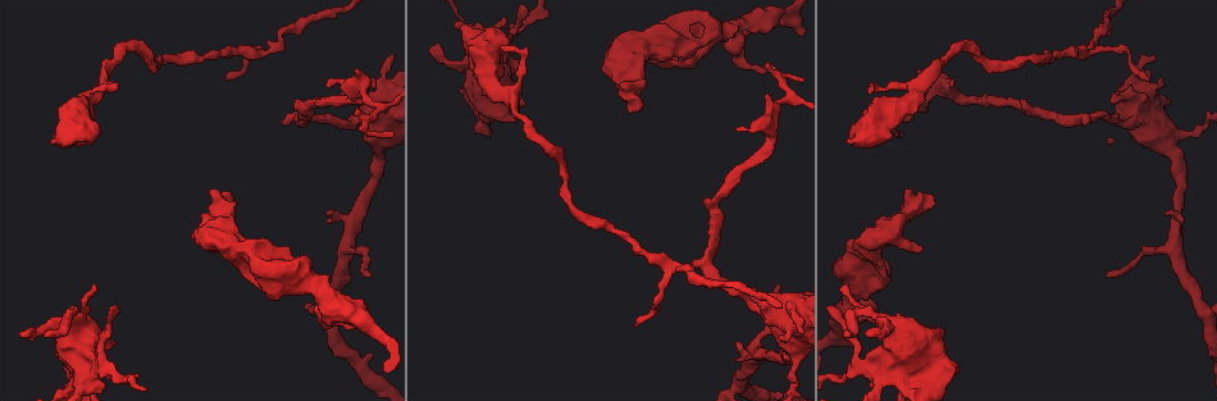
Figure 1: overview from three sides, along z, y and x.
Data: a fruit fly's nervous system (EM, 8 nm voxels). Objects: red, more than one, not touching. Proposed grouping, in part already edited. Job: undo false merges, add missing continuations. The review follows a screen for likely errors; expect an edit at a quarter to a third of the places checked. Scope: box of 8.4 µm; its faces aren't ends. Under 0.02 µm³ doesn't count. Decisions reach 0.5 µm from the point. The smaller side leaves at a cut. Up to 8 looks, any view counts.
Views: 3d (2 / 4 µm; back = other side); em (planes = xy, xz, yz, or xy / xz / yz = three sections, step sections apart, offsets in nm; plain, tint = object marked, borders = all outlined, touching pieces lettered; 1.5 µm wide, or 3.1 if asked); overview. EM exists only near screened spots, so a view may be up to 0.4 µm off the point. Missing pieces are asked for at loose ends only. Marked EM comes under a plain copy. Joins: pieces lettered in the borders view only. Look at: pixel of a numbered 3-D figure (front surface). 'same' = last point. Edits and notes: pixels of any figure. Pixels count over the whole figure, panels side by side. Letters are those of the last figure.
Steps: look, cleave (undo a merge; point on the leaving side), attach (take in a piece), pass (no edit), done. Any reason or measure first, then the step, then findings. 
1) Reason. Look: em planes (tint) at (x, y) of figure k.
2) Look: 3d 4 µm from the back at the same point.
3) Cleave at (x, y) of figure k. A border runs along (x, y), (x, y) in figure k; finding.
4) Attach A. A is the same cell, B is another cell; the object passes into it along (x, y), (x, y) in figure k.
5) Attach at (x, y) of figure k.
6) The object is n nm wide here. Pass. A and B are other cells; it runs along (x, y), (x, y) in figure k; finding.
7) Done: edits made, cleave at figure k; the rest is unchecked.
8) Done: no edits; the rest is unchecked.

Free end. Look: em xy step 4 (borders) at (638, 108) of figure 1.

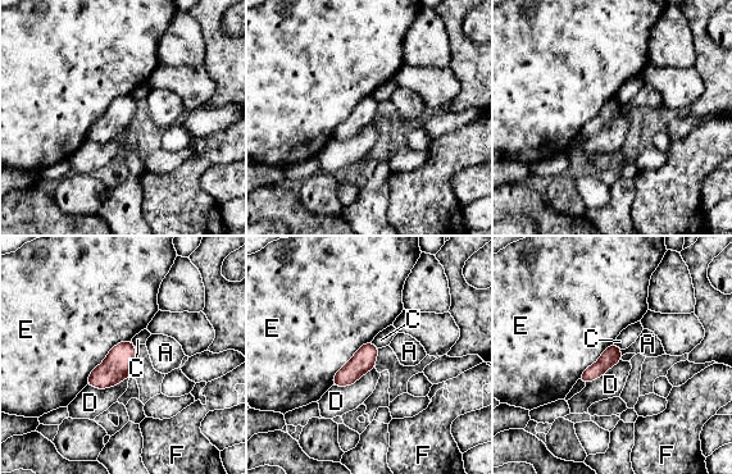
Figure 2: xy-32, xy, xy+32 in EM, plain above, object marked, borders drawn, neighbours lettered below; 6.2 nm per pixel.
Cut it another way. Look: em yz step 8 (borders) at the same point.

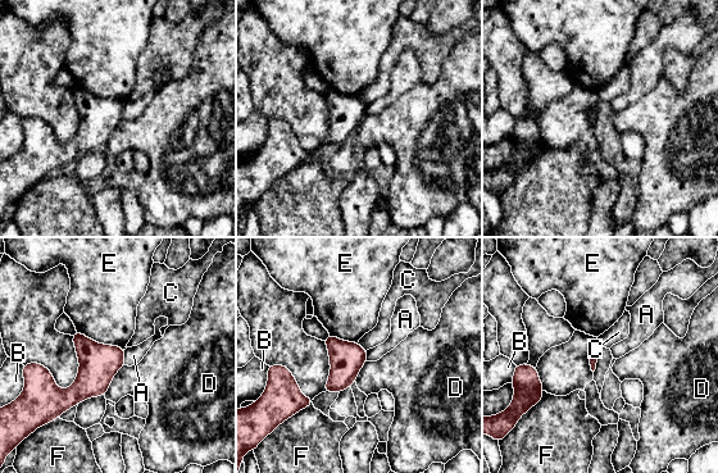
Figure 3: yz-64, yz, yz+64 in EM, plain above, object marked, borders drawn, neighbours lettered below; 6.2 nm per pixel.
Pass. A, B, C, D, E and F are other cells; no lettered piece goes on from it.

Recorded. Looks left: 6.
Free end. Look: em xy step 4 (borders) at (939, 336) of figure 1.

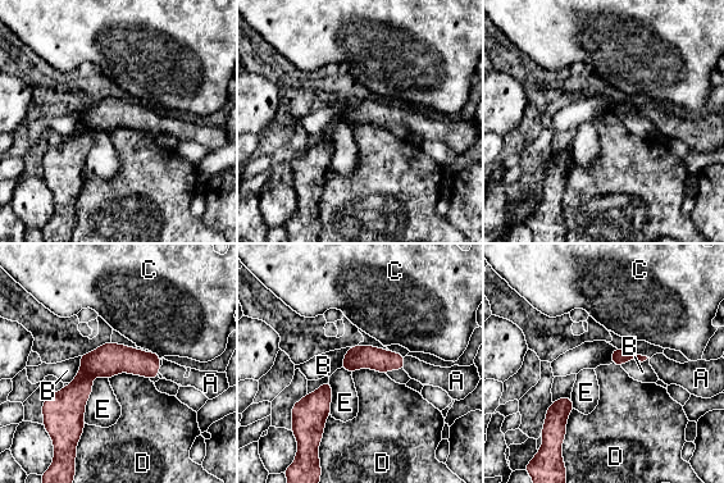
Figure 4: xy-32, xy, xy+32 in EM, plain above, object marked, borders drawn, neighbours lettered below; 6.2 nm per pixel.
Attach A. A is the same cell, B, C, D and E are other cells; the object passes into it along (367, 356), (404, 361), (419, 370) in figure 4; it goes on there.

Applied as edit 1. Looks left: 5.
Look: overview.

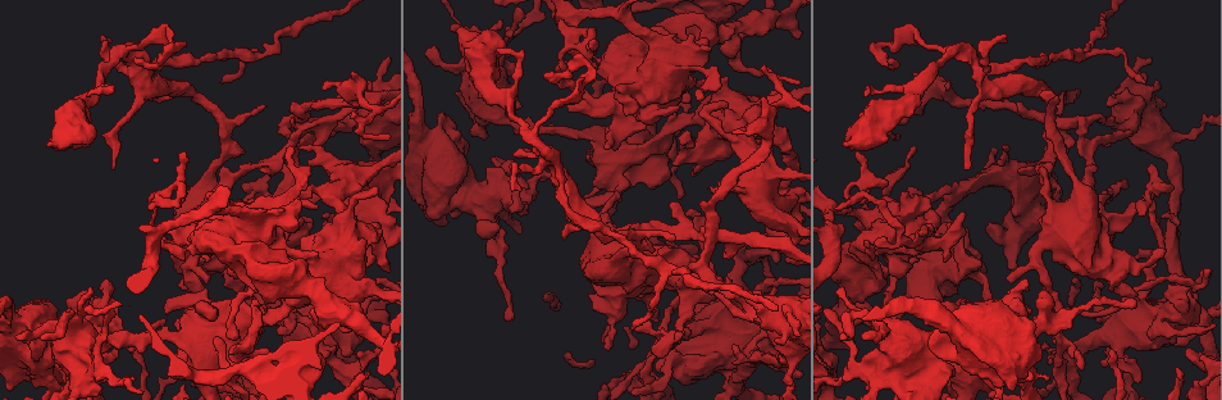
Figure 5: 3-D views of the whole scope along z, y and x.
Free end. Look: 3d 2 µm at (1003, 40) of figure 5.

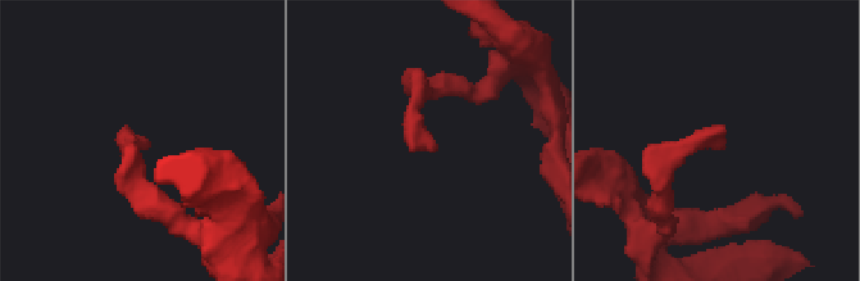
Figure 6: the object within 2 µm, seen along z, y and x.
Look: em xy step 8 (tint) at (149, 145) of figure 6.

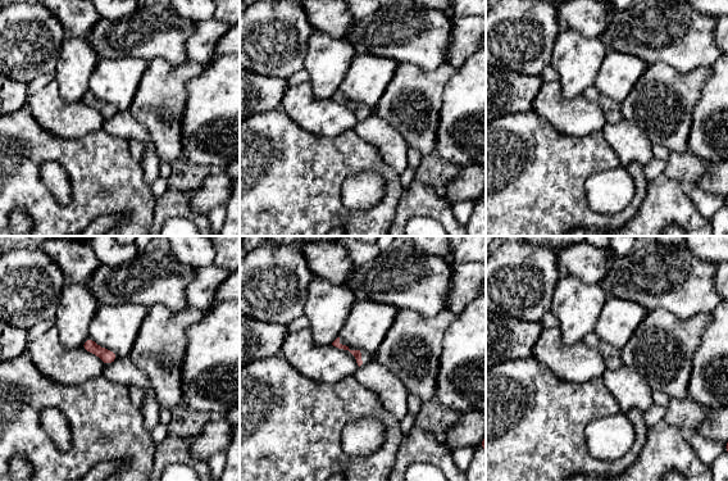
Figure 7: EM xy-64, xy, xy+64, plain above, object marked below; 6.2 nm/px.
Look: em xy step 8 (borders) at the same point.

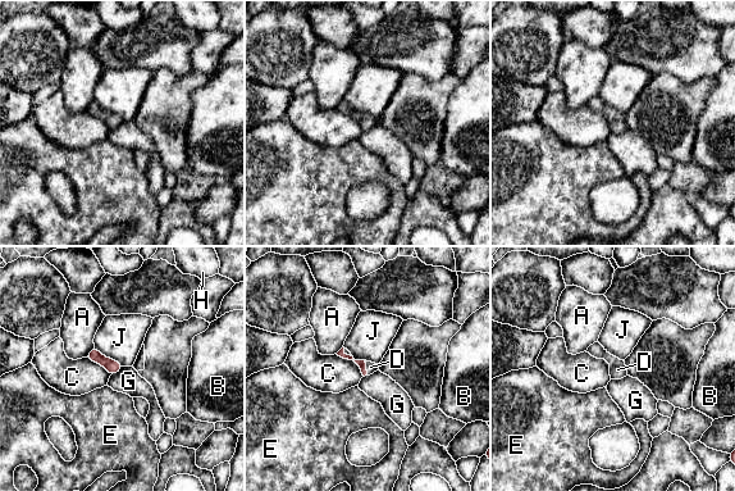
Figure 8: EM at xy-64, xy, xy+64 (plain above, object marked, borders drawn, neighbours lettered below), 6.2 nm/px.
Attach D. D is the same cell, A, B, C, E, G, H and J are other cells; the object passes into it along (361, 364), (365, 368), (370, 367) in figure 8; it goes on there.

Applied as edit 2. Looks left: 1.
Done: edits made, attach at figure 4, attach at figure 8; the rest is unchecked.

